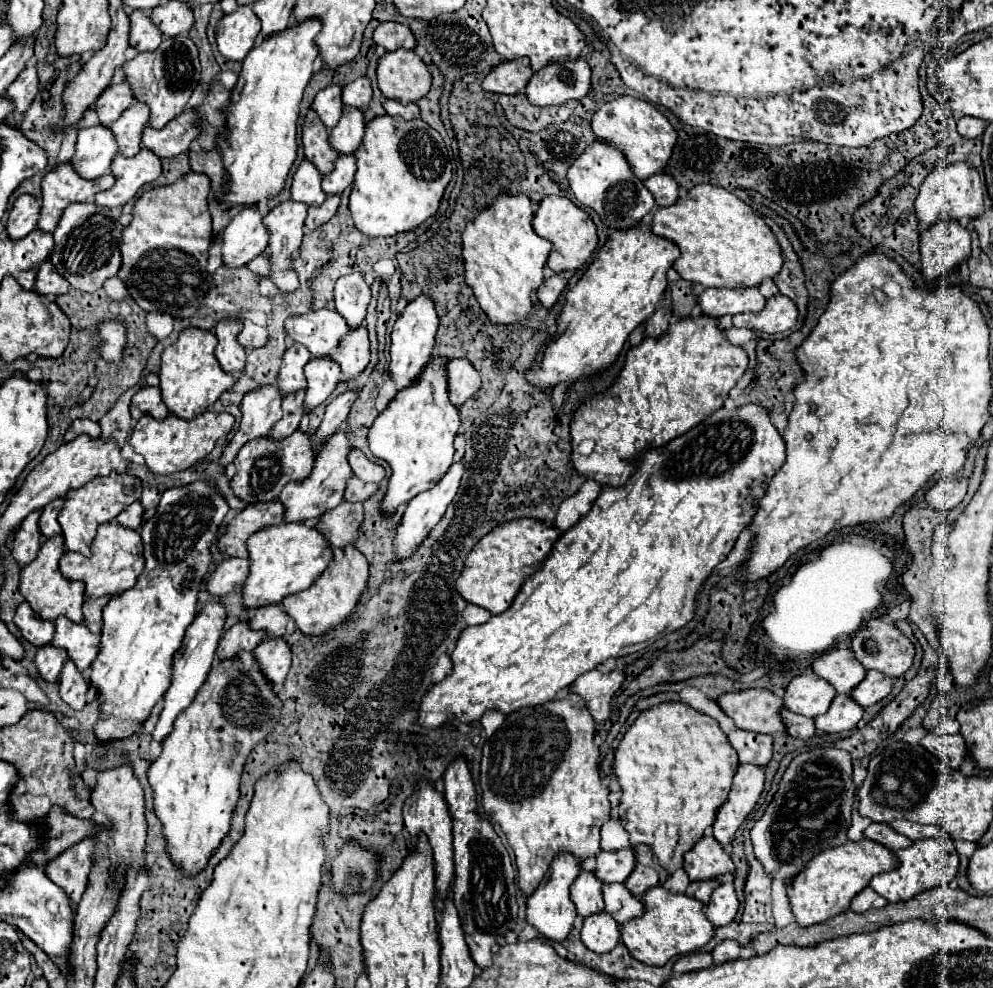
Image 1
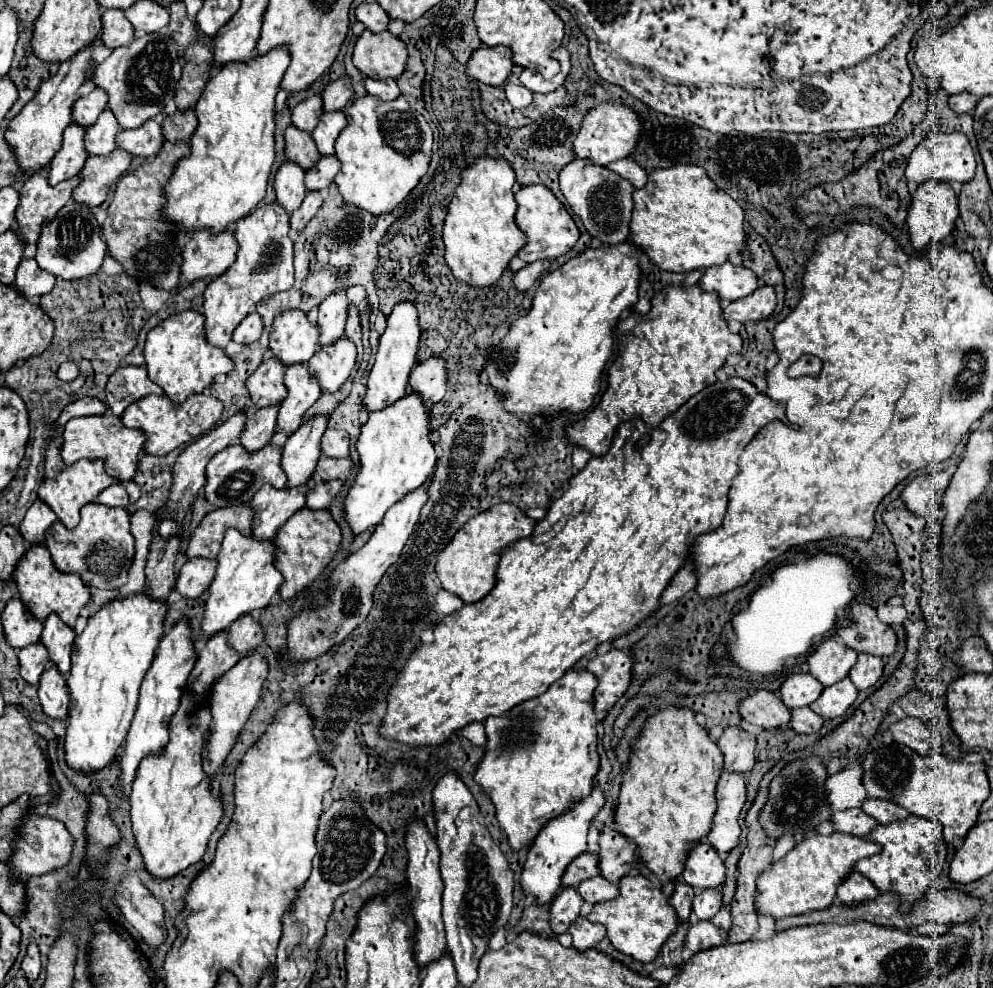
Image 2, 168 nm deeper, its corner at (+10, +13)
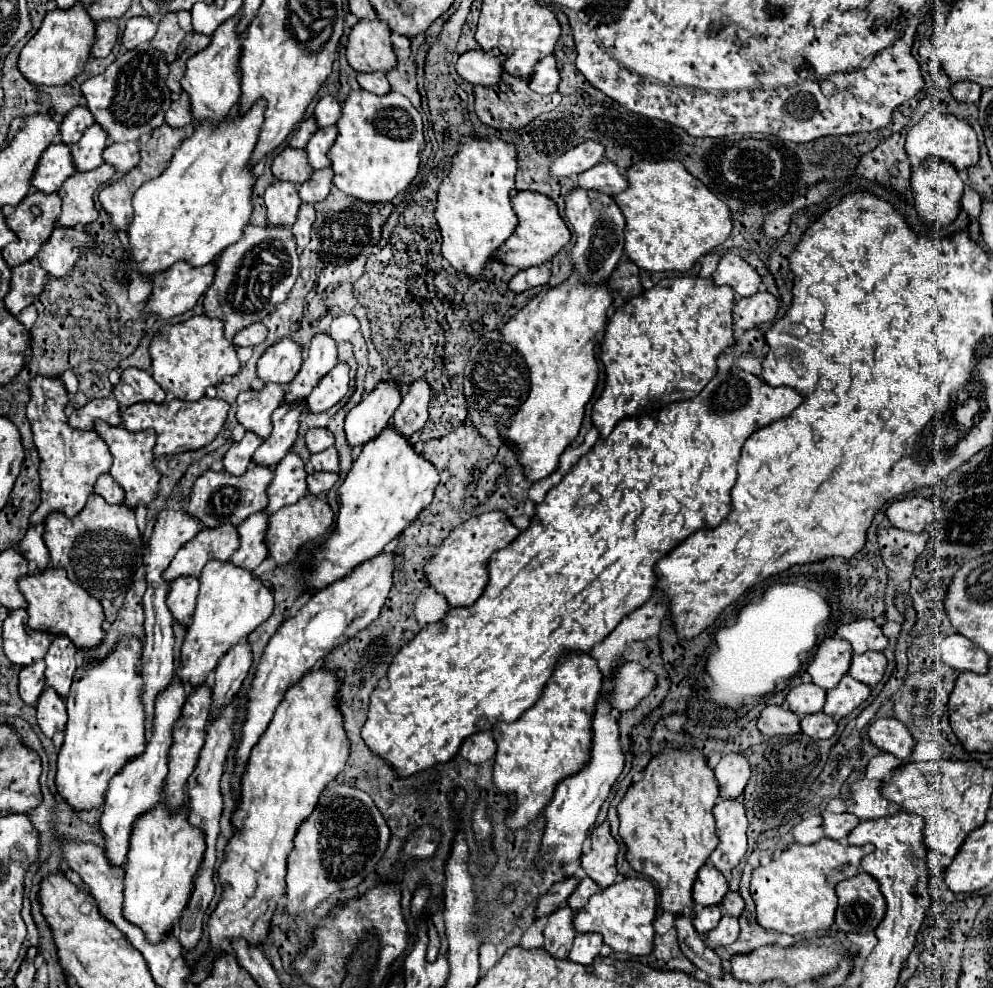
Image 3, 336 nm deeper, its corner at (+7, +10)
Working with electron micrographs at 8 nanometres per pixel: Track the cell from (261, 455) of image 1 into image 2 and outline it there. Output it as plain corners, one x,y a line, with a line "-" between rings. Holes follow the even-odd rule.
232,444
224,450
220,450
210,464
206,466
206,498
208,502
212,502
218,508
224,506
236,506
242,502
250,502
252,496
264,486
276,486
276,488
284,488
288,478
284,474
284,470
280,468
280,458
282,458
282,448
280,446
264,446
262,450
258,450
256,454
248,454
244,450
244,446
240,444

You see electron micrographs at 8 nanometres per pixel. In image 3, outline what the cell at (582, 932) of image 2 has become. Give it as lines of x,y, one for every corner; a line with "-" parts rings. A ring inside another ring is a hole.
587,933
587,935
575,935
573,947
569,951
569,959
579,965
591,965
593,959
599,955
599,949
603,945
603,939
597,933

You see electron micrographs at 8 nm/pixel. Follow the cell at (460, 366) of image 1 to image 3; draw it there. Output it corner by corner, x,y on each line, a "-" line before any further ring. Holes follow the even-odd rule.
425,379
411,383
409,391
403,395
401,405
397,407
391,425
403,437
411,437
415,431
421,431
427,423
427,407
431,399
431,387

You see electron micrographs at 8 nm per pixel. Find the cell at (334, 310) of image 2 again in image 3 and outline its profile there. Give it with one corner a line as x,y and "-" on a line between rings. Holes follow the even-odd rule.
315,335
303,365
295,379
289,383
283,401
305,401
313,387
337,365
337,345
329,335

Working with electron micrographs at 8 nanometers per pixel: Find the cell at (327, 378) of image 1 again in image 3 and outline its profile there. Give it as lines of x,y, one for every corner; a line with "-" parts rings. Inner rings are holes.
283,403
275,409
271,421
273,421
273,431
269,439
261,443
261,447
253,453
253,463
261,467
275,467
291,449
293,441
297,439
297,429
299,429
299,415
305,409
305,403

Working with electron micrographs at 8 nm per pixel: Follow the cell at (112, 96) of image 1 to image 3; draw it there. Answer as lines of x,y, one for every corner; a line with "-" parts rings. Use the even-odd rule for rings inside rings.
75,107
75,109
71,109
71,111
63,117
63,121
61,121
61,125
59,125
61,143
65,143
65,145
77,143
77,141
81,139
83,131
85,131
87,127
91,127
93,123
95,123
95,121
93,121
91,113
89,113
85,107

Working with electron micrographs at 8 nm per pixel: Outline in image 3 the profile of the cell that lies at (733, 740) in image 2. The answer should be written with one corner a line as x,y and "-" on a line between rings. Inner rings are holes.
731,753
731,755
721,757
713,773
719,783
719,799
735,799
743,793
749,781
751,769
749,769
749,761
745,755

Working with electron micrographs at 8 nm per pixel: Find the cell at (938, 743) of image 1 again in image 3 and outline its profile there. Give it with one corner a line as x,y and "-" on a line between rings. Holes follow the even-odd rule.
877,719
877,721
871,723
867,737
881,751
887,751
887,753
891,753
891,755
895,755
903,761
911,759
915,741
901,721
897,721
897,719

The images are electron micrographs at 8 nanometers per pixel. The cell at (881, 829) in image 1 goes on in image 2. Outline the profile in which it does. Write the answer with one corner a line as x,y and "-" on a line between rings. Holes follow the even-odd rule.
862,808
856,810
844,810
844,812
834,812
832,822
838,832
844,834
854,834
854,836
868,836
872,828
878,826
876,820
872,820
868,814
864,814

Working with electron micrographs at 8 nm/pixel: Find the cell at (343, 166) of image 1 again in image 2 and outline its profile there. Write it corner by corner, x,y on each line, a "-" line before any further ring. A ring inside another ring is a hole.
324,156
320,162
306,172
306,188
308,190
326,190
332,182
334,176
340,170
340,160
336,156

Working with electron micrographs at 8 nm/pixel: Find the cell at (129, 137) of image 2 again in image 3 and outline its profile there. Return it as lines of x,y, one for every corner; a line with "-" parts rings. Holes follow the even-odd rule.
137,141
131,143
111,143
103,149
103,161
115,167
117,173
127,173
139,163

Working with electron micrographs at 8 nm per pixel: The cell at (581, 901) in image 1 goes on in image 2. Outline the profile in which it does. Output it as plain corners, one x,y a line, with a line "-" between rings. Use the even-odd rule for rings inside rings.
566,886
560,890
550,906
550,924
554,934
562,934
568,930
568,926
578,918
582,904
584,900
574,886

